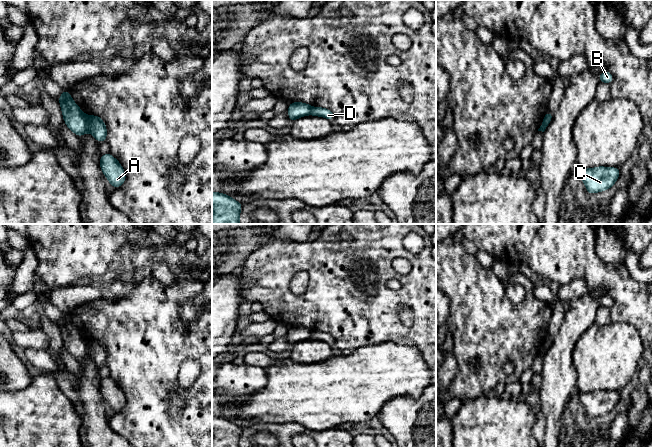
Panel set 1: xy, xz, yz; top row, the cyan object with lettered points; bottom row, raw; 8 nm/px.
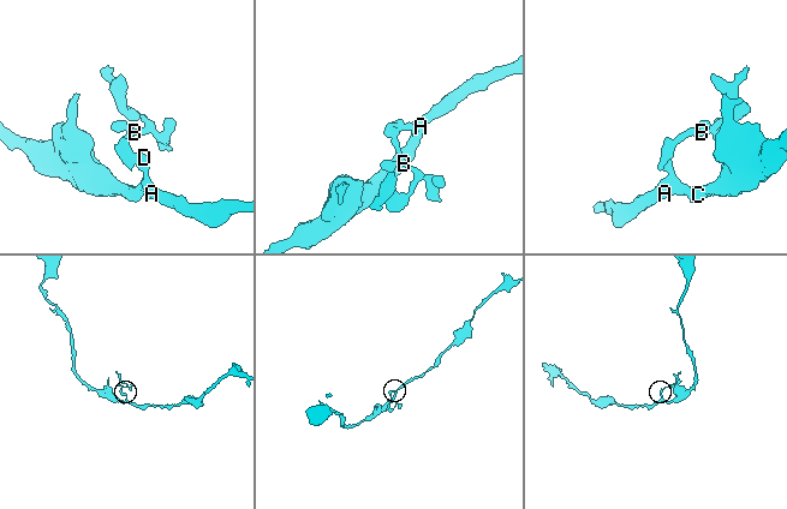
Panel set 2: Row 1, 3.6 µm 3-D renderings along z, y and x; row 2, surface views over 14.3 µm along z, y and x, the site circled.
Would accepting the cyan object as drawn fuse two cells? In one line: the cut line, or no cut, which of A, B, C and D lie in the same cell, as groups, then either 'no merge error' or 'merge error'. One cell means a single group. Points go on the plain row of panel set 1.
cut in xy along (87, 341), (89, 354); A C D / B; merge error

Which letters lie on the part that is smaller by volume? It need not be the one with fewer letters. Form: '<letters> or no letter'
B

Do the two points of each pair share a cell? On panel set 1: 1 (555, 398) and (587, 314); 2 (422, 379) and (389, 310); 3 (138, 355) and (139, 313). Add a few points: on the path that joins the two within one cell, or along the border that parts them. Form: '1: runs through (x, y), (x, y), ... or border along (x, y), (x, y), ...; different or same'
1: runs through (558, 377), (558, 358), (562, 345), (568, 335); same
2: border along (383, 341), (412, 345), (425, 359); different
3: runs through (139, 345), (140, 323); same

